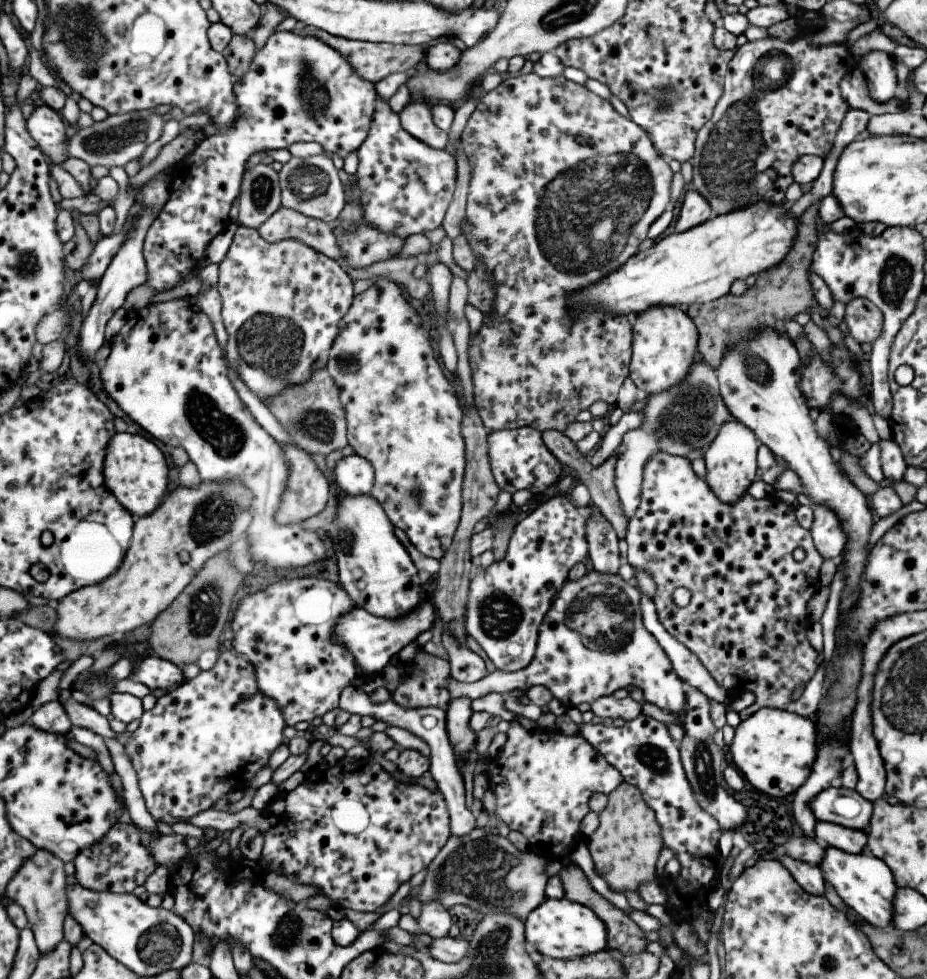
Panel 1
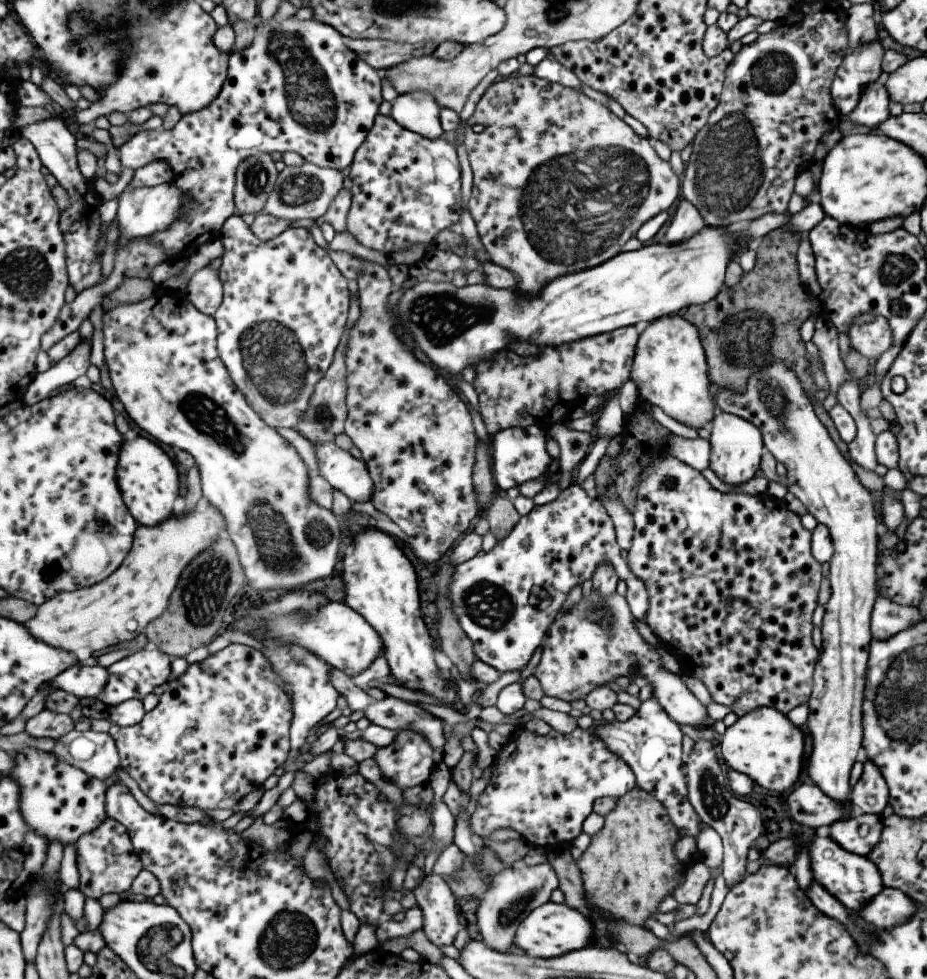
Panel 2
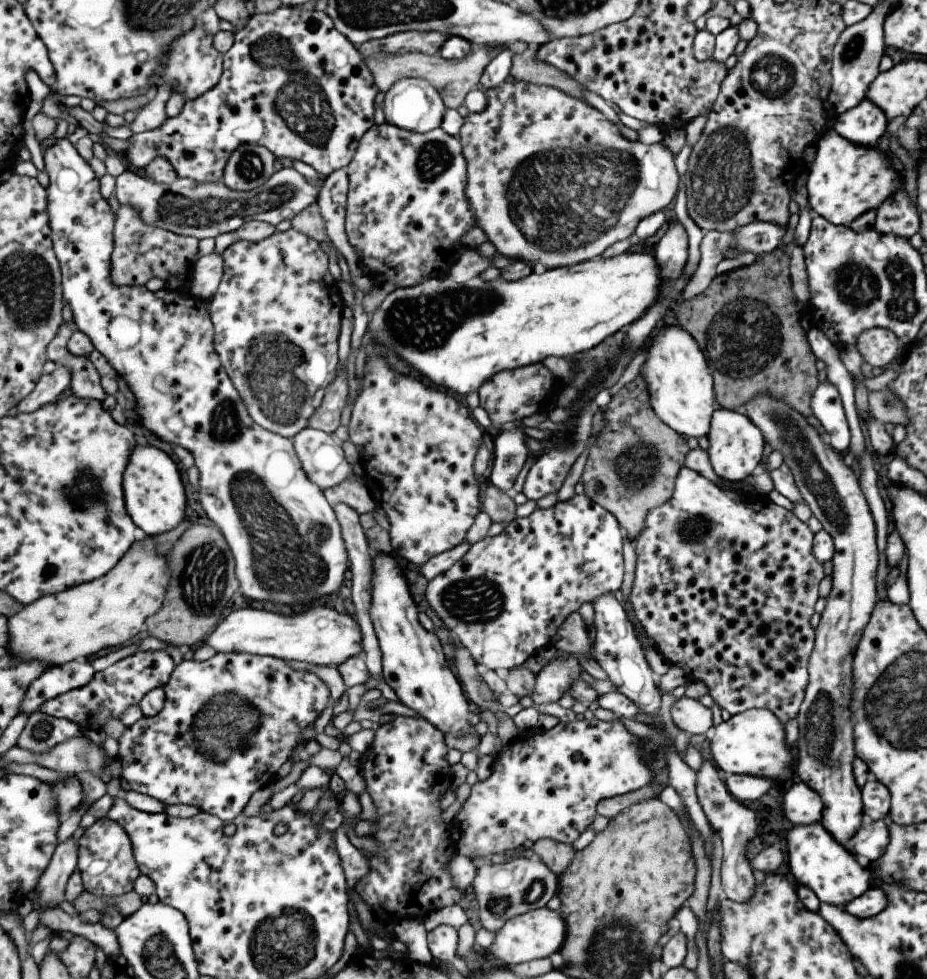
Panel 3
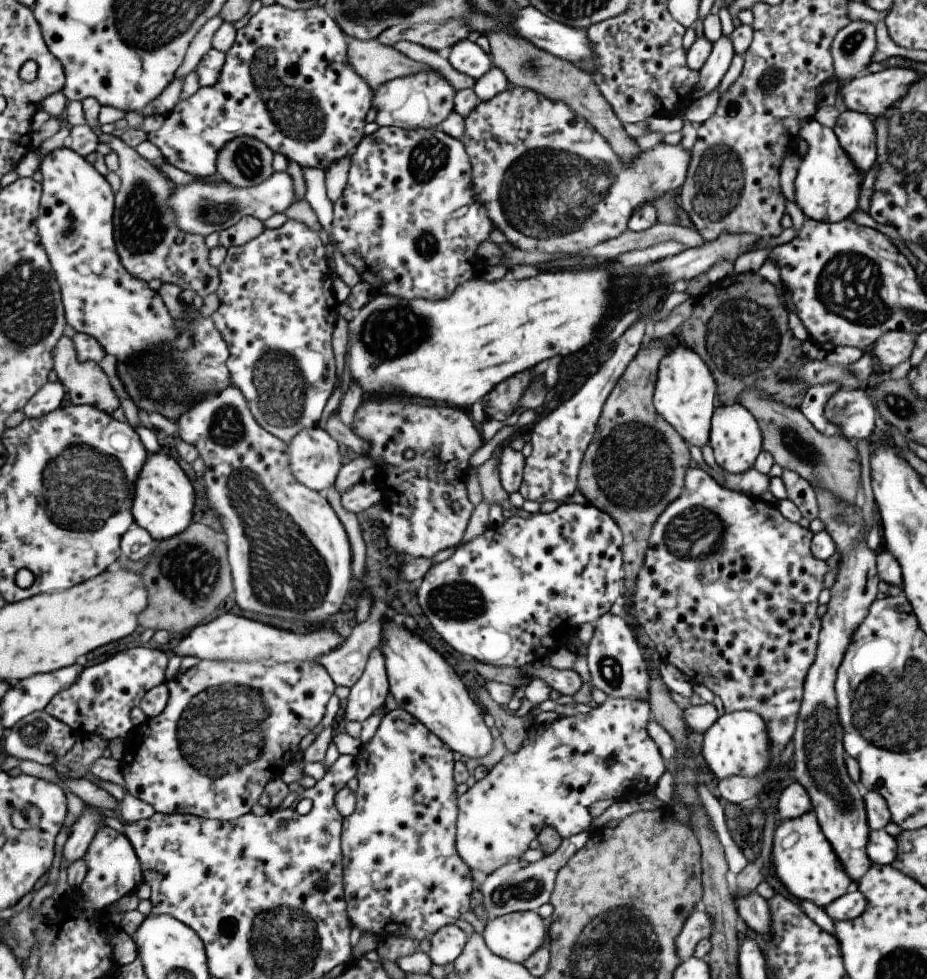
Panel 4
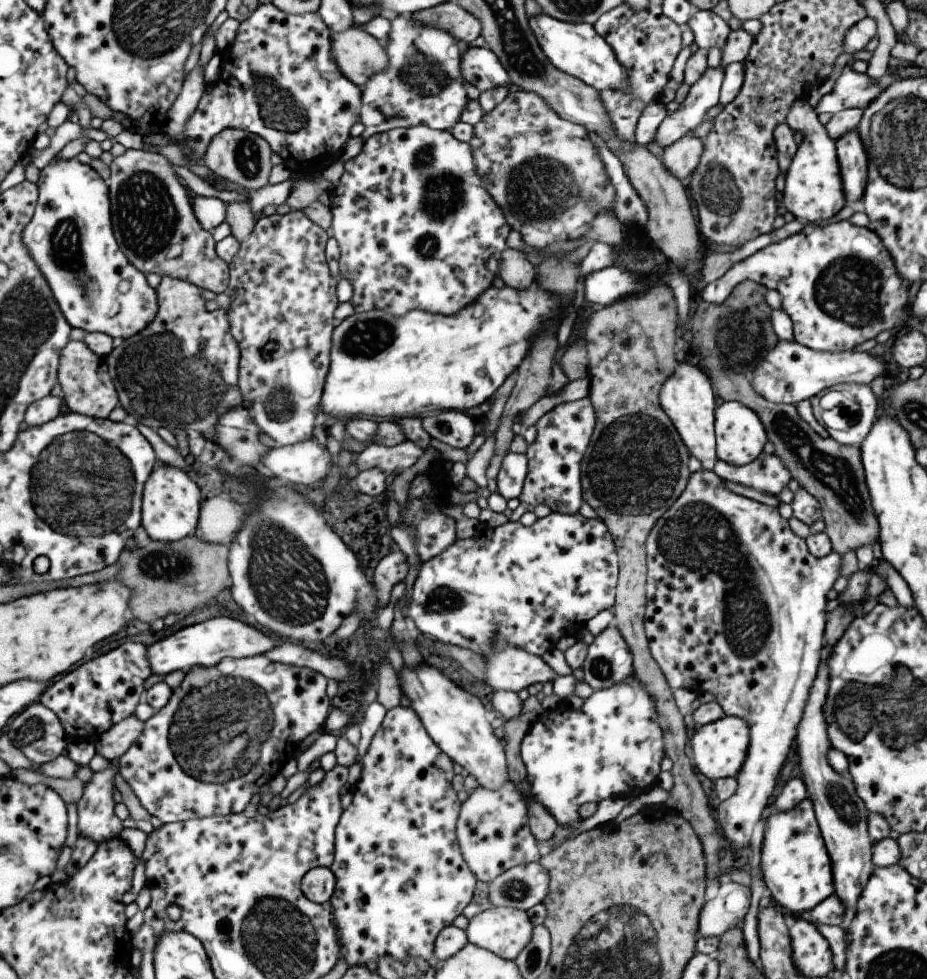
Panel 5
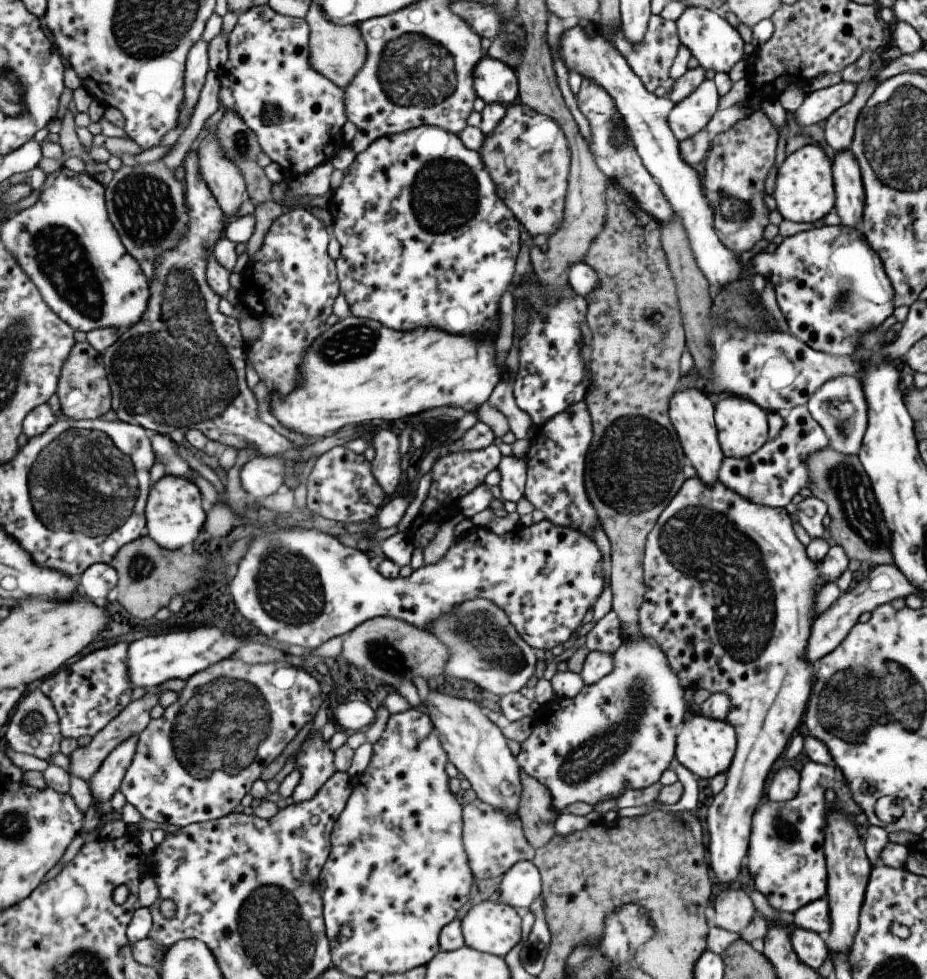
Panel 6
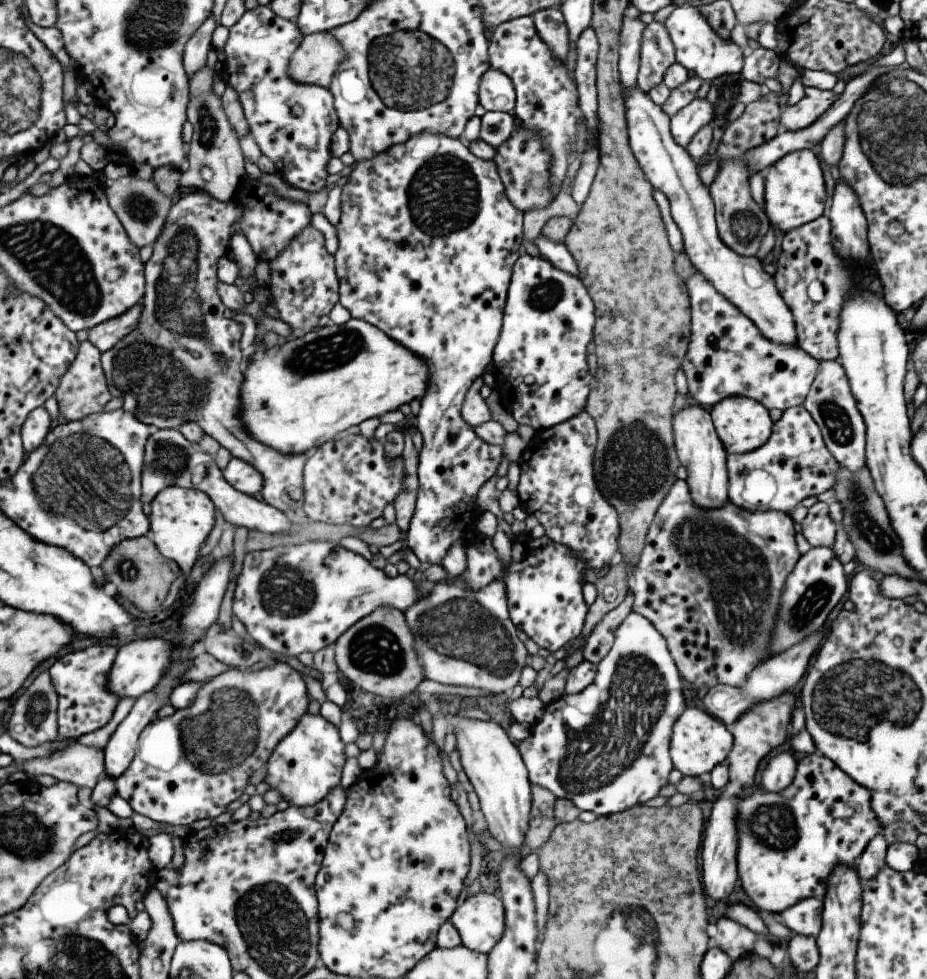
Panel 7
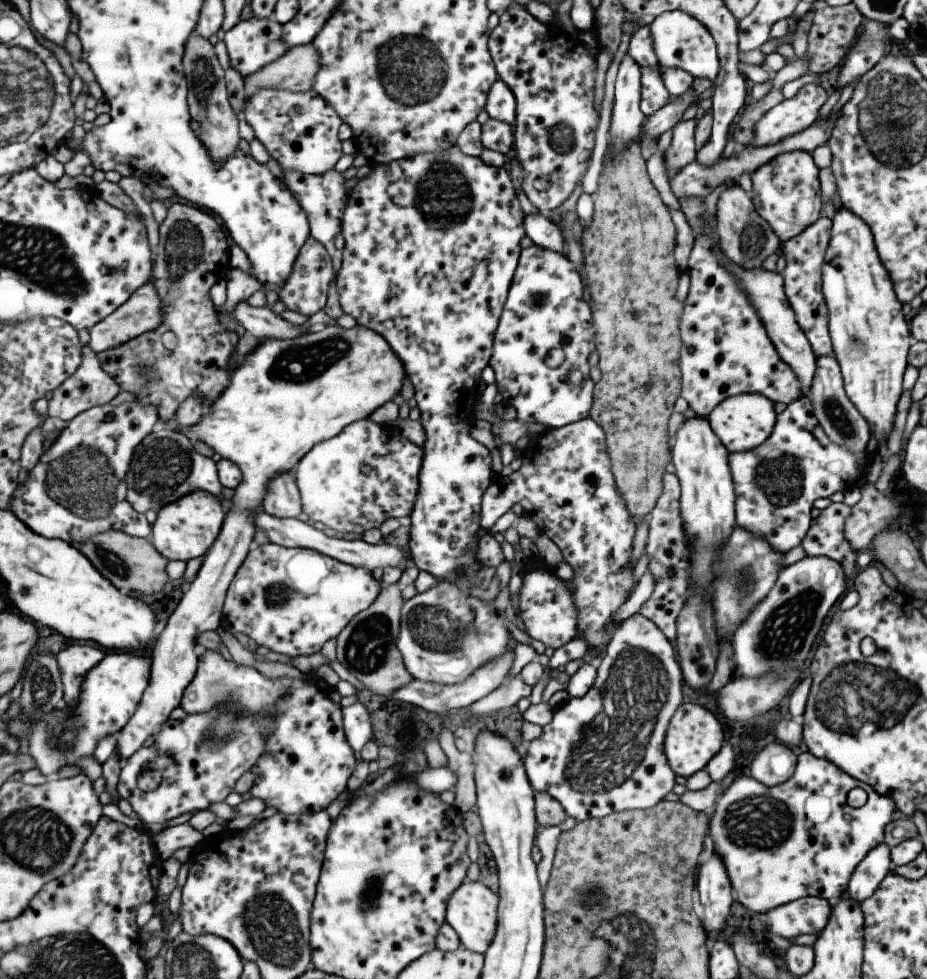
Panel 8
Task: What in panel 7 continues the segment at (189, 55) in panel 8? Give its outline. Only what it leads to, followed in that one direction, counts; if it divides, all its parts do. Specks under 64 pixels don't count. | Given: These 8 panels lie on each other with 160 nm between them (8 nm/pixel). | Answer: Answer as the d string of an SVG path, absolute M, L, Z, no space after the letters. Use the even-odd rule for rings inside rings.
M203 67L188 79L186 120L191 124L193 132L189 142L189 152L187 158L185 158L185 167L180 175L178 186L189 186L189 188L194 188L195 191L205 191L215 200L227 202L234 198L247 174L235 131L226 119L221 101L211 92L210 86L214 74ZM201 168L211 170L209 180L205 180L201 176Z

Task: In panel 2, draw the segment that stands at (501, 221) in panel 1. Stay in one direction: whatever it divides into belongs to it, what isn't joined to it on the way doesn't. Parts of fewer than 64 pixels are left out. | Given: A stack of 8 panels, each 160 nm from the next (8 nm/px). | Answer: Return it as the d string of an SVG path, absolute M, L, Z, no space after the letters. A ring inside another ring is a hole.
M515 73L509 77L497 78L491 83L476 103L471 116L464 122L462 134L462 143L467 152L473 177L473 186L466 207L474 220L480 243L487 252L488 259L513 274L515 277L513 292L523 297L537 296L554 278L596 267L614 257L620 252L621 246L635 236L637 229L644 222L667 210L679 194L680 178L673 174L668 162L657 156L647 138L637 135L605 105L593 101L580 90L541 80L533 74ZM609 208L611 208L611 242L609 242ZM627 325L554 347L537 347L537 354L533 356L519 356L507 349L501 349L487 360L476 362L475 376L470 384L477 394L478 405L476 407L487 434L493 436L496 432L505 429L525 428L531 425L546 431L554 424L564 424L570 421L569 415L575 408L590 406L594 398L601 397L611 390L617 390L626 380L630 380L630 366L637 337L635 326Z

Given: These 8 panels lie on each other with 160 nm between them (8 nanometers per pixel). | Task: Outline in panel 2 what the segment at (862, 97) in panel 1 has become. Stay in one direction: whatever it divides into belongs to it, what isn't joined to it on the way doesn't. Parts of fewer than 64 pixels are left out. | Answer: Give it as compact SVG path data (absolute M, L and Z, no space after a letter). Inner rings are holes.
M880 38L858 45L845 54L830 86L832 103L841 116L848 115L858 103L864 88L882 77L880 64L884 50Z

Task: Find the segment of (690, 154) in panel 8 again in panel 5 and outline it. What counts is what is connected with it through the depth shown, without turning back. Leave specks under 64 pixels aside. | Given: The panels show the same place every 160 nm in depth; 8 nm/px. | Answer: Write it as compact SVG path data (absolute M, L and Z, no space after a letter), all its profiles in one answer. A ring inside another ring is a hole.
M706 67L689 87L685 98L673 114L667 115L657 127L653 141L663 149L705 120L705 111L717 104L723 69Z

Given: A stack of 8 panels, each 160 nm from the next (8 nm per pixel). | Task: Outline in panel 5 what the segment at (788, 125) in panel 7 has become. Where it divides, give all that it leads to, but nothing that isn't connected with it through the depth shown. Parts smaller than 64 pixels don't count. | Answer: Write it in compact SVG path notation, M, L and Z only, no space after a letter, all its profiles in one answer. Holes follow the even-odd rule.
M845 66L831 91L821 97L814 111L816 114L820 112L833 114L847 109L863 110L880 95L891 78L892 76L887 74L875 80L865 73L858 73L849 66Z

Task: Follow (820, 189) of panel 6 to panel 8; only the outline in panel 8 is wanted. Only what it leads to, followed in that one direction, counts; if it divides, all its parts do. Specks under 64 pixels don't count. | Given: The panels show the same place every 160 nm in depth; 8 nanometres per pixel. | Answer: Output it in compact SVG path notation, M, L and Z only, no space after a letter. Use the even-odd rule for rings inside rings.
M795 150L777 154L750 175L749 198L753 209L781 243L797 236L820 218L823 203L819 194L818 174L811 156L807 152Z

